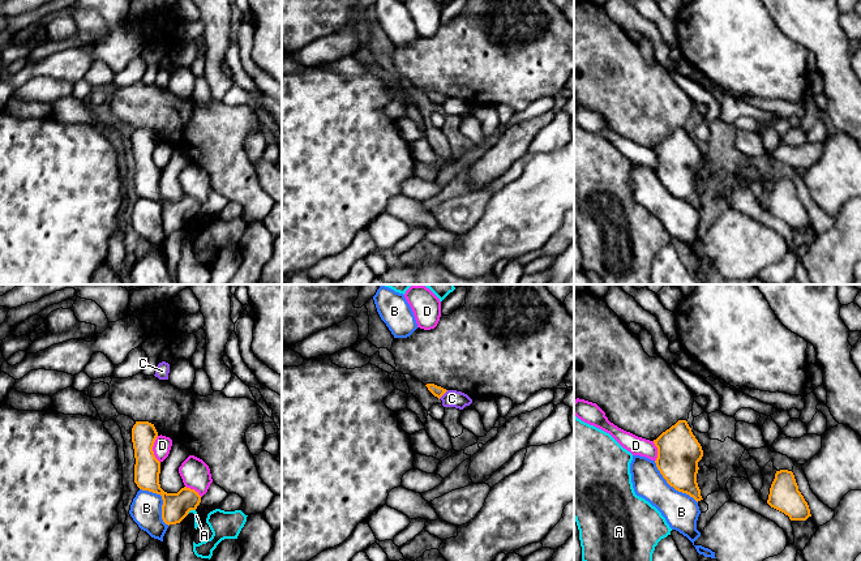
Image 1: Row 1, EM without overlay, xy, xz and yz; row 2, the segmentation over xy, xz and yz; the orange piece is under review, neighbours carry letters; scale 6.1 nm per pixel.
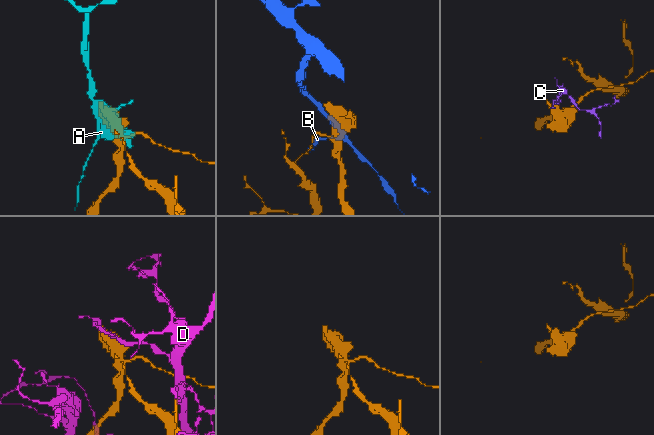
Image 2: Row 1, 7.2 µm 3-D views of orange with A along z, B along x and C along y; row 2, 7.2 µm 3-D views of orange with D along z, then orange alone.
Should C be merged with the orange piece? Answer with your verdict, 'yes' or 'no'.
no

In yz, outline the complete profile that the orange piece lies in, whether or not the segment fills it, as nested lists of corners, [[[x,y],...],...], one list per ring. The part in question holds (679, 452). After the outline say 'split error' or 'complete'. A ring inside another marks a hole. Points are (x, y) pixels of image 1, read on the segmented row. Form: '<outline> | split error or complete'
[[[678,420],[654,440],[654,444],[657,447],[655,463],[667,483],[697,502],[703,500],[697,483],[703,450],[687,421]]] | complete

